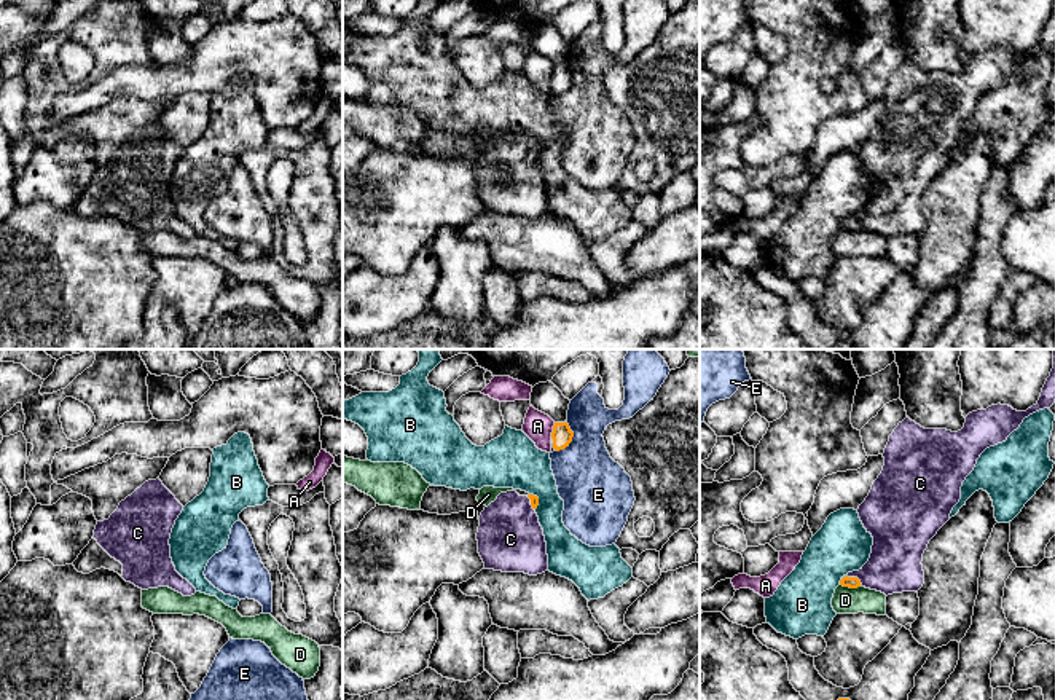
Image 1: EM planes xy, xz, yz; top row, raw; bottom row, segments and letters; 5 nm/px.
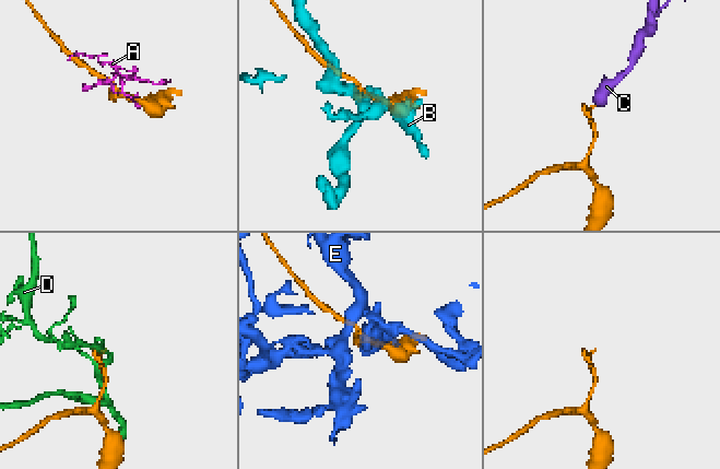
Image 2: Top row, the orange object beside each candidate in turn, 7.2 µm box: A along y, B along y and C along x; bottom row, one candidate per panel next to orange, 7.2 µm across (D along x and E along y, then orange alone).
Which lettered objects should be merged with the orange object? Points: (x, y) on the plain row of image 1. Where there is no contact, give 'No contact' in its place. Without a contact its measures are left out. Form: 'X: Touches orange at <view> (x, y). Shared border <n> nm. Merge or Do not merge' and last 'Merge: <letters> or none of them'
A: Touches orange at xz (553, 74). Shared border 80 nm. Do not merge
B: Touches orange at yz (840, 225). Shared border 40 nm. Do not merge
C: Touches orange at yz (854, 220). Shared border 90 nm. Merge
D: Touches orange at yz (851, 230). Shared border 110 nm. Do not merge
E: Touches orange at xz (571, 82). Shared border 160 nm. Do not merge
Merge: C

